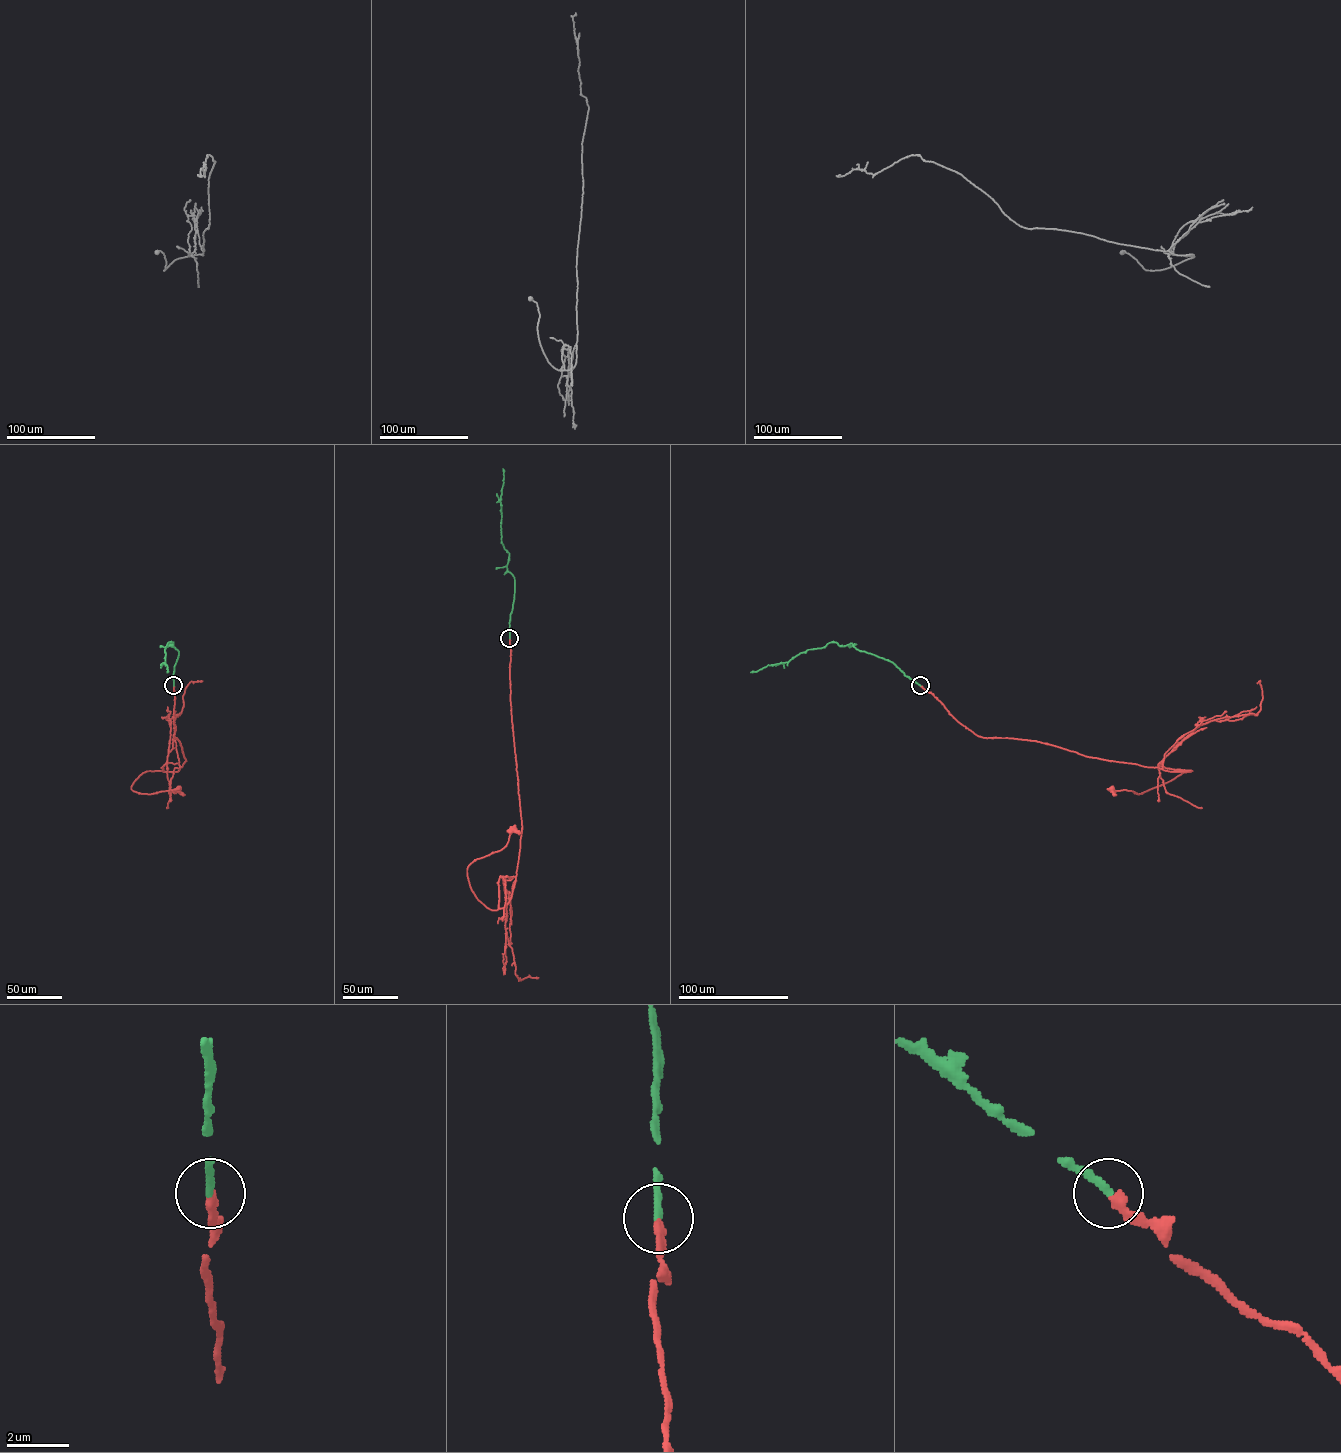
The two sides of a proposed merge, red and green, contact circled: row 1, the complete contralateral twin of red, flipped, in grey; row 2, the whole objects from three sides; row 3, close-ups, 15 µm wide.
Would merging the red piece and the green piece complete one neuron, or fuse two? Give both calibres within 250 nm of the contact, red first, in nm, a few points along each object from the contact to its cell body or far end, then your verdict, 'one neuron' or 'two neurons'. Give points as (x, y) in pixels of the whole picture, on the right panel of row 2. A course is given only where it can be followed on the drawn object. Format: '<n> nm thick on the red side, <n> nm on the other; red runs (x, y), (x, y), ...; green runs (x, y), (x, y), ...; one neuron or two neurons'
320 nm thick on the red side, 240 nm on the other; red runs (920, 685), (958, 721), (983, 737), (1039, 741), (1088, 757), (1170, 771), (1192, 771), (1141, 793), (1112, 788); green runs (920, 685), (891, 662), (859, 651), (851, 643), (839, 646), (831, 642), (787, 662), (750, 672); one neuron

